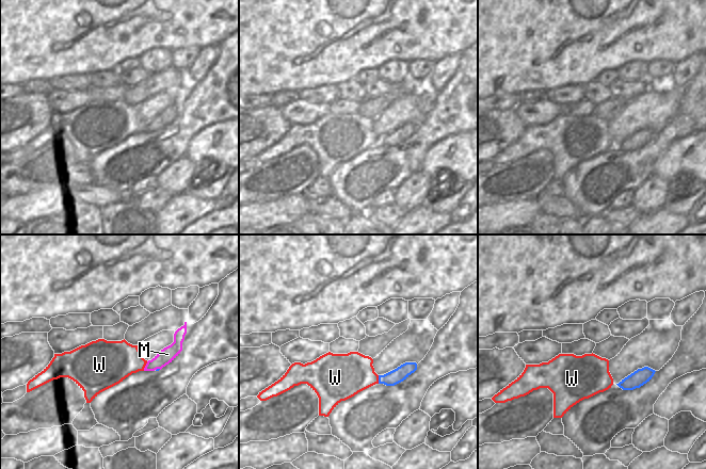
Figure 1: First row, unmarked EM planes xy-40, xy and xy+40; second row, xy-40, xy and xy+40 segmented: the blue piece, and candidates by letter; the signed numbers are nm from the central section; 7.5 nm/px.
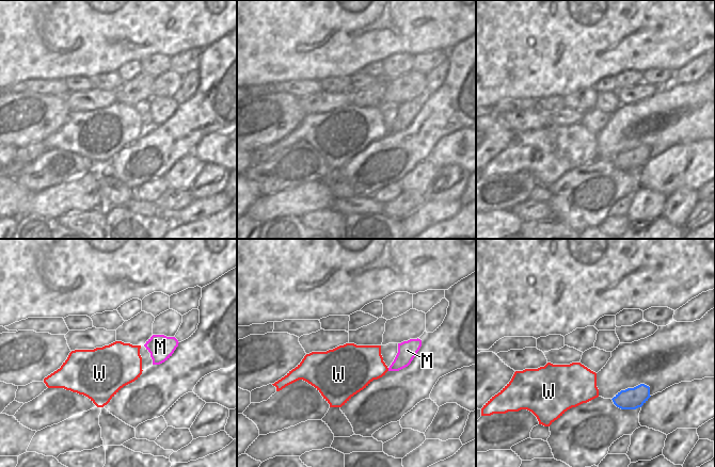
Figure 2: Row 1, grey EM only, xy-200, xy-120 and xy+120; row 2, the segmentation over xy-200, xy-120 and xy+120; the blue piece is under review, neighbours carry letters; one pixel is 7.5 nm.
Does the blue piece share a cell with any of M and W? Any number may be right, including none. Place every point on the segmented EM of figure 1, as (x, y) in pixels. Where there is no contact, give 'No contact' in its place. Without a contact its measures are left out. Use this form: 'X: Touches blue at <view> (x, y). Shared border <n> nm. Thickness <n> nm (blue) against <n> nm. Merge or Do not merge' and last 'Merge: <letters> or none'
M: Touches blue at xy-40 (158, 369). Shared border 40 nm. Thickness 20 nm (blue) against 110 nm. Merge
W: Touches blue at xy (379, 379). Shared border 60 nm. Thickness 110 nm (blue) against 320 nm. Do not merge
Merge: M

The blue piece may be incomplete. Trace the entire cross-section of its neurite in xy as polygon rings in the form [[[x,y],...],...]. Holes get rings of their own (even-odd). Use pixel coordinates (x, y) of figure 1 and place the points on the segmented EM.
[[[405,362],[384,375],[379,375],[379,384],[384,384],[386,386],[395,386],[406,379],[416,370],[416,362]]]

